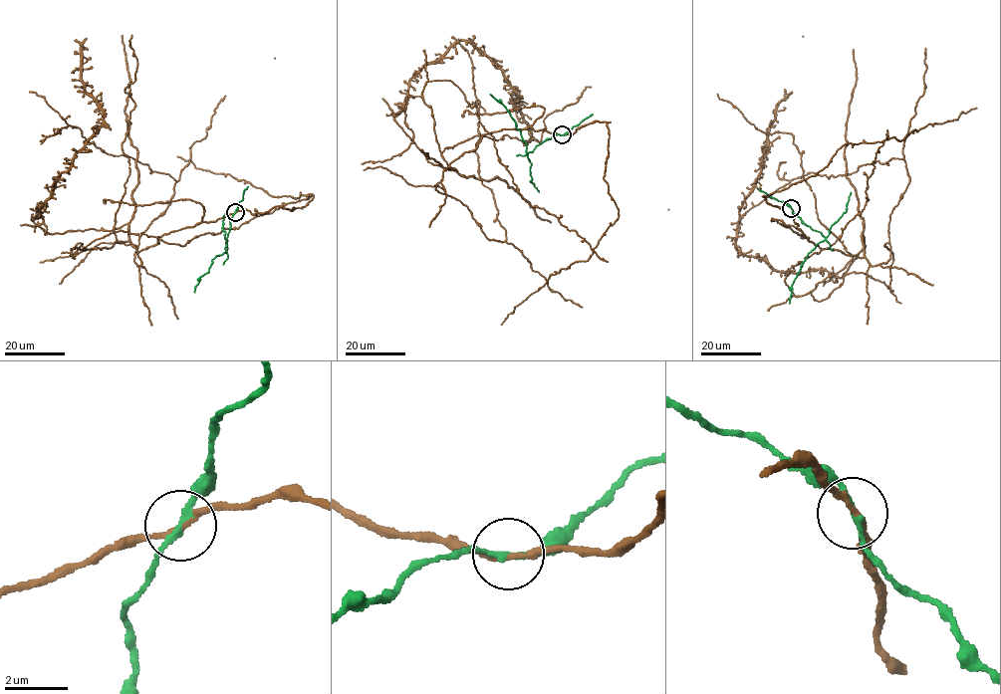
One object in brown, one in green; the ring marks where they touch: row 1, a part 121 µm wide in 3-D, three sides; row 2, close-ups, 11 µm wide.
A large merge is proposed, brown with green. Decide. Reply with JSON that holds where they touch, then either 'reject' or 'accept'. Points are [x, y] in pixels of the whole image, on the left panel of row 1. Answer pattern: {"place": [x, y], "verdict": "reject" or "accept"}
{"place": [235, 212], "verdict": "reject"}

